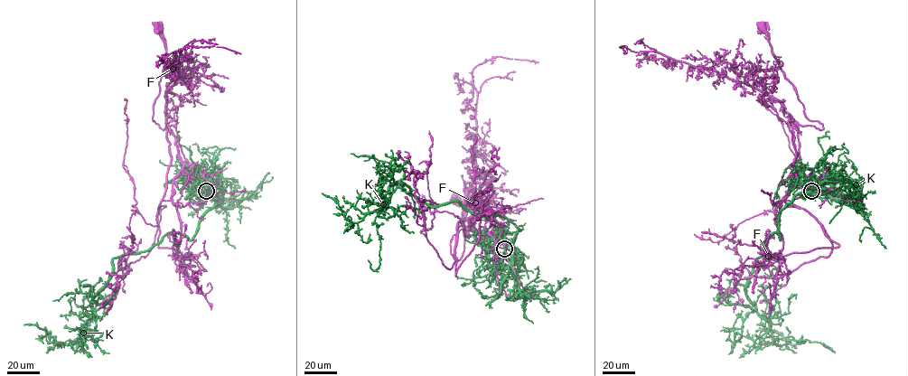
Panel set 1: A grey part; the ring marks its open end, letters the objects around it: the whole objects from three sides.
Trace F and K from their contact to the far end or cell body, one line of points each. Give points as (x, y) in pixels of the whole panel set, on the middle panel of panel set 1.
F: (504, 248), (488, 232), (465, 230), (463, 256), (454, 258), (451, 239), (463, 209), (456, 199)
K: (504, 248), (519, 230), (504, 216), (427, 204), (394, 183), (375, 218), (379, 267), (368, 260)

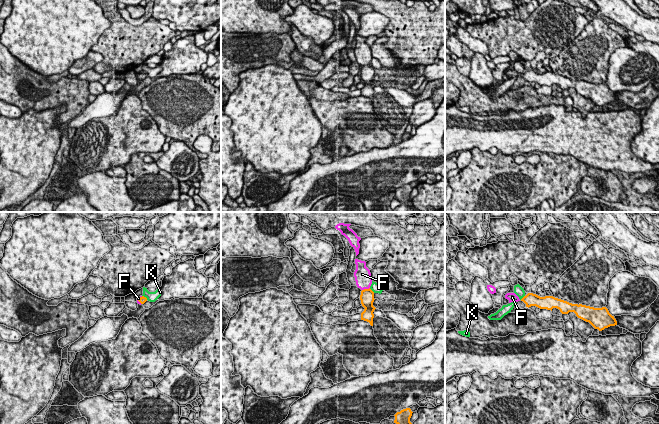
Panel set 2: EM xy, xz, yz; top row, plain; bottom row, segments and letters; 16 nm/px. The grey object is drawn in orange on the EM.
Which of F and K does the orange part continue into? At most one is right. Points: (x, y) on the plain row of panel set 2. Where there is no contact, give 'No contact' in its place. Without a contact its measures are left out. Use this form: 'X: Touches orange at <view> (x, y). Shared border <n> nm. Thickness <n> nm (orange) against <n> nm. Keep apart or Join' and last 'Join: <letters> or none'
F: Touches orange at xz (365, 65). Shared border 140 nm. Thickness 220 nm (orange) against 260 nm. Join
K: Touches orange at xz (371, 66). Shared border 120 nm. Thickness 220 nm (orange) against 160 nm. Keep apart
Join: F

